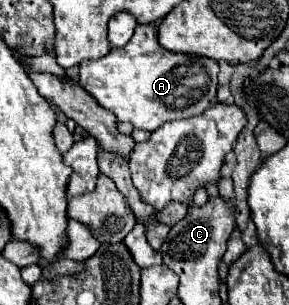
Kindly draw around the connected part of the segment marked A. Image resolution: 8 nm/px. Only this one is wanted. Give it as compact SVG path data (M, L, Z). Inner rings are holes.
M137 25L133 39L125 47L111 49L97 61L81 61L79 83L99 105L113 111L117 121L129 121L135 129L155 131L167 121L201 115L217 93L219 65L197 55L169 53L157 43L155 25Z

